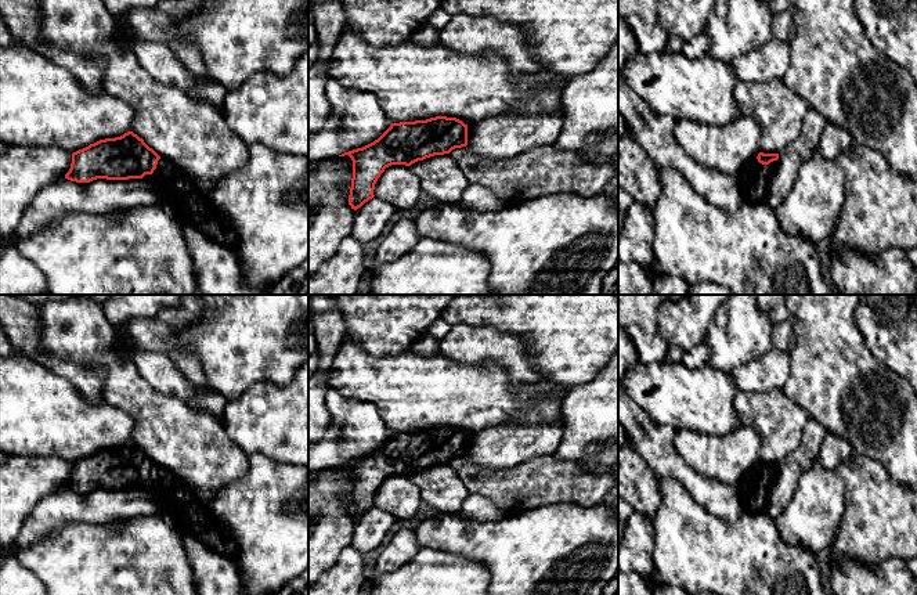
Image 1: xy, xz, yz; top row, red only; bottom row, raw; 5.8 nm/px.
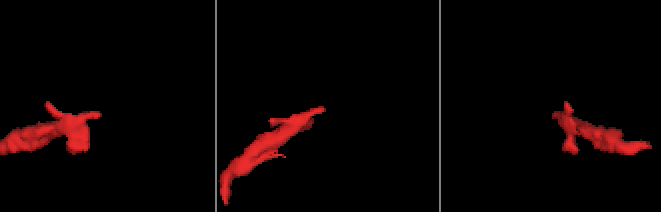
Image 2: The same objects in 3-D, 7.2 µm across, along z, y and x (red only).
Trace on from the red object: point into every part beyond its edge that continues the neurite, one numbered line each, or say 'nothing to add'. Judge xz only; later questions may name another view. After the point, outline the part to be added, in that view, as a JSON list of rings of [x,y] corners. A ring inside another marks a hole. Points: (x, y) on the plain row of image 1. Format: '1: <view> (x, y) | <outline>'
nothing to add

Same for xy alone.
1: xy (186, 511) | [[[159,469],[152,487],[173,529],[183,536],[199,540],[205,547],[225,555],[232,562],[235,560],[237,542],[212,516],[207,502],[191,484],[177,479],[166,469]]]

